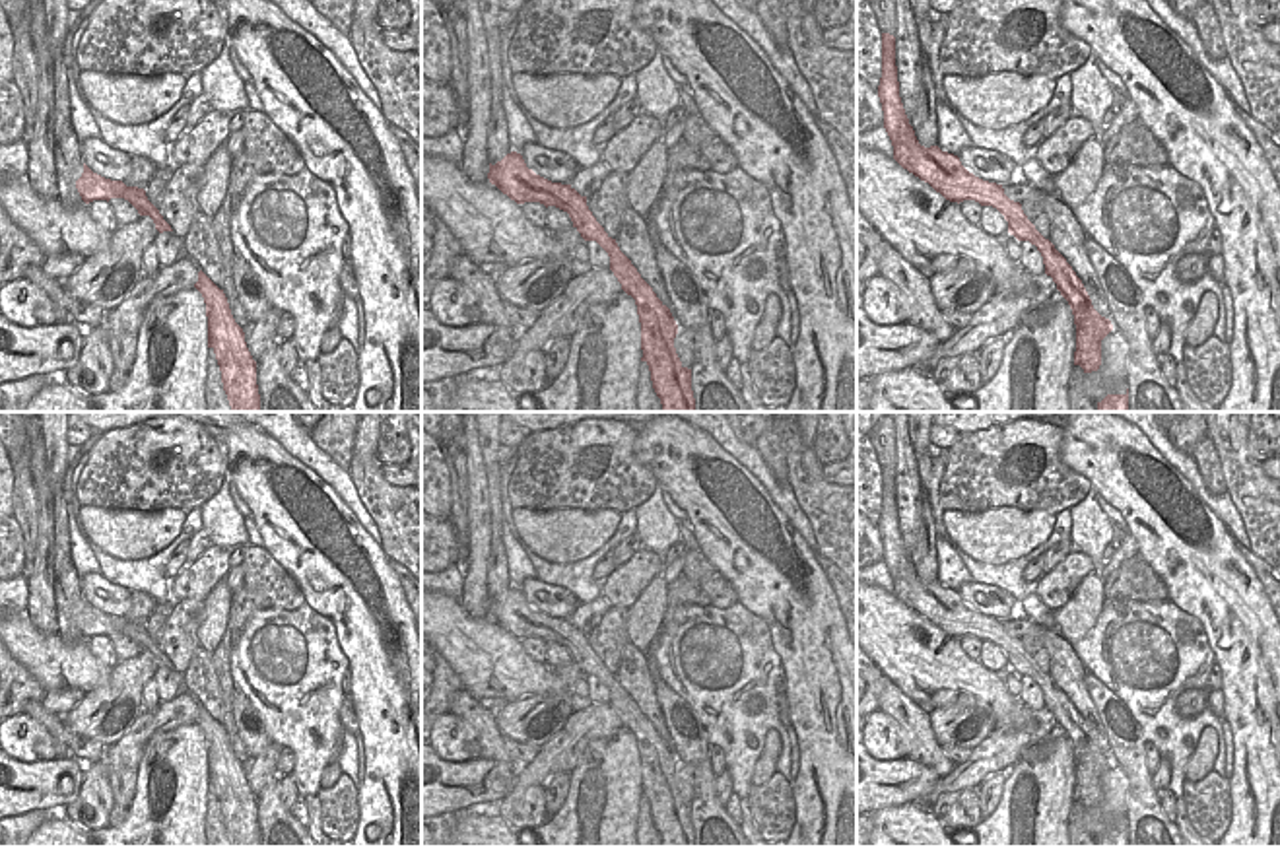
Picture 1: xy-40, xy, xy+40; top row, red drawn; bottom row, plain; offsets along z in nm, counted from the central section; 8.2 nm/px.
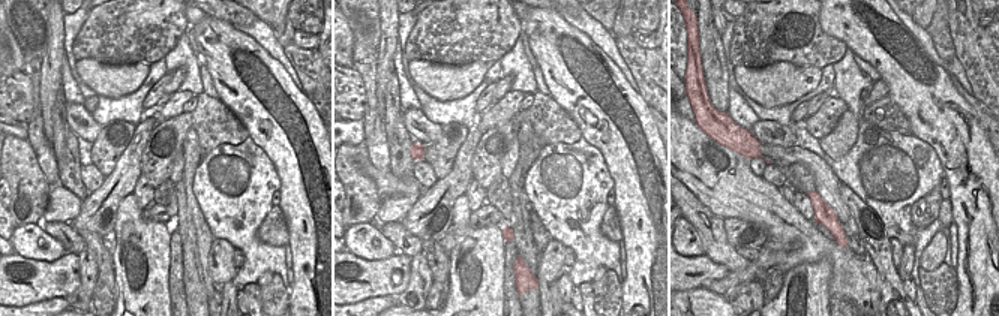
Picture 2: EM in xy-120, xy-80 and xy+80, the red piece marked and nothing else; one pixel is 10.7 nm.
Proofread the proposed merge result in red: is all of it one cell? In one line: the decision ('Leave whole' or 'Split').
Leave whole

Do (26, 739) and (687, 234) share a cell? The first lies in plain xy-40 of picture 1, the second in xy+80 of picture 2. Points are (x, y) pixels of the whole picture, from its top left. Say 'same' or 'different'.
same

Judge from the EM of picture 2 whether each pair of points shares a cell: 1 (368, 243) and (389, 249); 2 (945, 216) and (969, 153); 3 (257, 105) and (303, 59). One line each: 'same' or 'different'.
1: same
2: different
3: different

